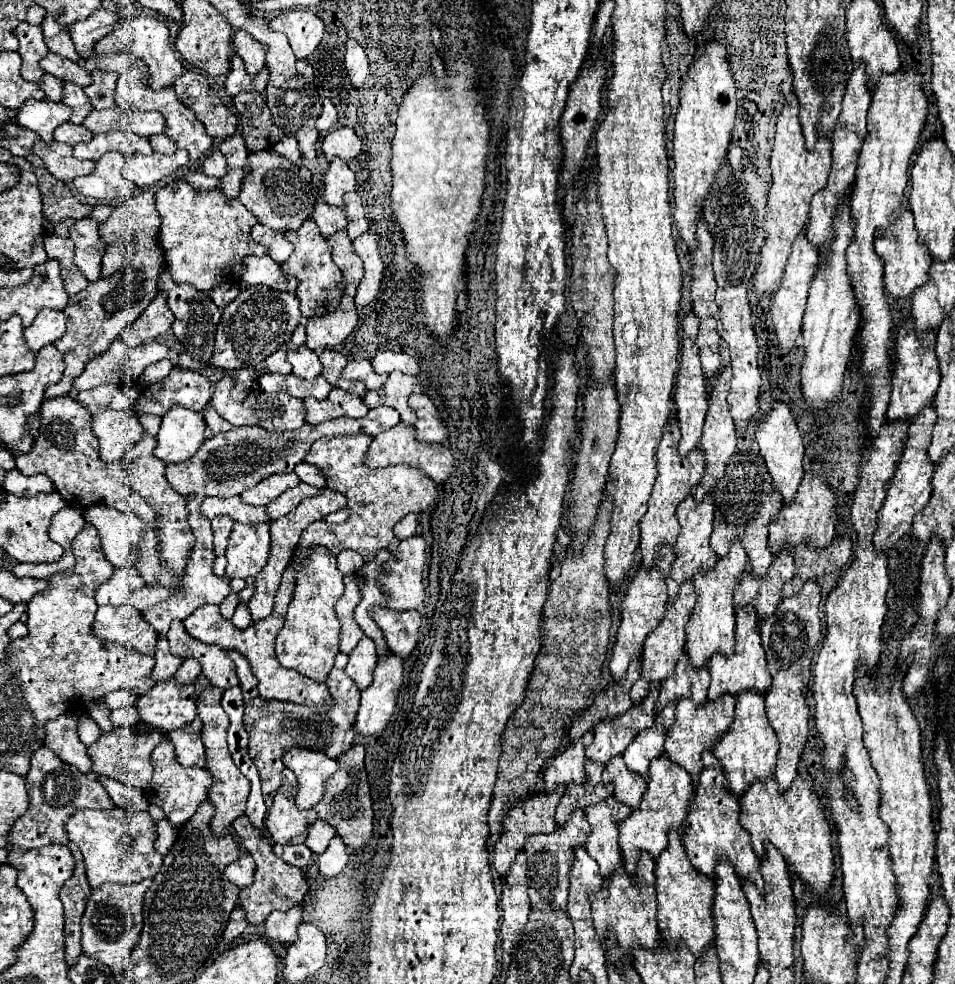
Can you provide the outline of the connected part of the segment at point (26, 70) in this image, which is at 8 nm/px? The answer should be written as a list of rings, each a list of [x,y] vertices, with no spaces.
[[[18,24],[14,34],[20,42],[18,54],[22,56],[22,78],[28,82],[38,82],[44,74],[44,70],[40,68],[40,60],[48,54],[48,46],[42,40],[42,30],[40,26]]]

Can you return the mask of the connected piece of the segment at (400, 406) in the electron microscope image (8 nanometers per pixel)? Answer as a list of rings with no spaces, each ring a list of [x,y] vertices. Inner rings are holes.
[[[392,372],[382,388],[368,390],[362,400],[368,408],[376,408],[376,406],[396,408],[402,422],[414,424],[416,414],[408,406],[408,396],[410,394],[422,394],[422,392],[424,392],[424,388],[422,388],[422,384],[416,376],[408,376],[408,374],[402,374],[402,372]]]

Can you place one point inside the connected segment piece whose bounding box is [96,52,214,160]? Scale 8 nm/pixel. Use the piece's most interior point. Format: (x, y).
(133, 94)

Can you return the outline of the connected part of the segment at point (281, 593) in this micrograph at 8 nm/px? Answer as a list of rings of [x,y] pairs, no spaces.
[[[286,568],[284,570],[284,576],[282,576],[282,584],[276,592],[276,602],[274,602],[274,608],[272,608],[272,614],[264,620],[258,620],[258,622],[252,622],[248,628],[244,630],[238,630],[230,620],[222,618],[220,616],[220,610],[218,606],[200,606],[196,612],[192,612],[186,620],[184,620],[184,628],[190,636],[198,638],[200,642],[204,644],[216,644],[224,650],[236,650],[240,652],[248,662],[250,662],[250,668],[252,668],[252,674],[256,676],[258,680],[258,694],[262,700],[282,700],[282,702],[294,702],[294,704],[304,704],[312,710],[316,710],[318,714],[324,714],[328,712],[334,704],[330,692],[328,692],[328,686],[326,682],[316,682],[308,676],[302,676],[294,670],[286,670],[280,666],[280,662],[276,660],[276,652],[274,652],[274,640],[276,640],[276,634],[280,632],[282,624],[284,624],[284,616],[286,616],[286,608],[290,604],[290,596],[292,596],[292,590],[294,590],[294,576],[296,576],[296,570],[294,568]]]

